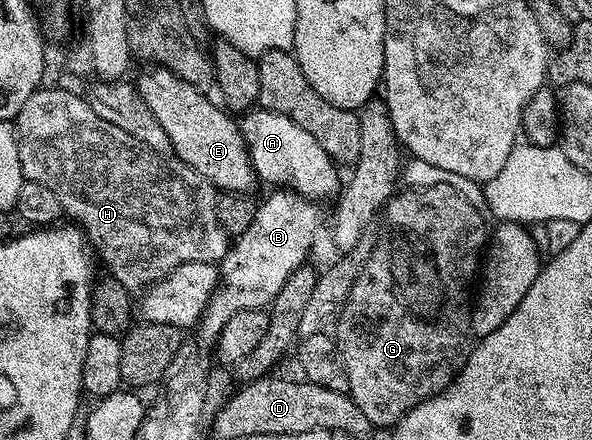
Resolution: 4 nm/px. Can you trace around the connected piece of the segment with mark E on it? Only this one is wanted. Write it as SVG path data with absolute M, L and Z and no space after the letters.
M159 67L144 73L135 82L141 99L150 107L154 119L168 135L168 144L175 160L189 165L217 190L247 194L258 178L248 160L248 148L240 135L237 118L227 108L215 105L201 90L178 79L168 69Z

